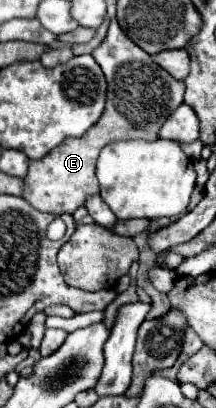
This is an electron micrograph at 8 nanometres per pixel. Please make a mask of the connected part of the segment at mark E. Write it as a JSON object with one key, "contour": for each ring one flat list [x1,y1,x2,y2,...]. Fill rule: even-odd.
{"contour":[[115,17,109,23,107,37,93,51,93,57,101,65,107,79,105,111,97,125,93,125,85,135,75,139,71,137,69,141,57,145,57,149,53,149,53,153,45,155,43,159,29,161,29,173,23,179,23,197,37,211,61,215,73,213,75,209,85,205,85,199,89,195,99,193,95,177,95,161,99,151,113,141,157,139,157,133,161,125,167,121,169,111,177,109,183,103,183,81,173,79,165,69,153,63,151,55,147,55,141,47,133,45,133,41,129,41,129,37,123,33]]}

